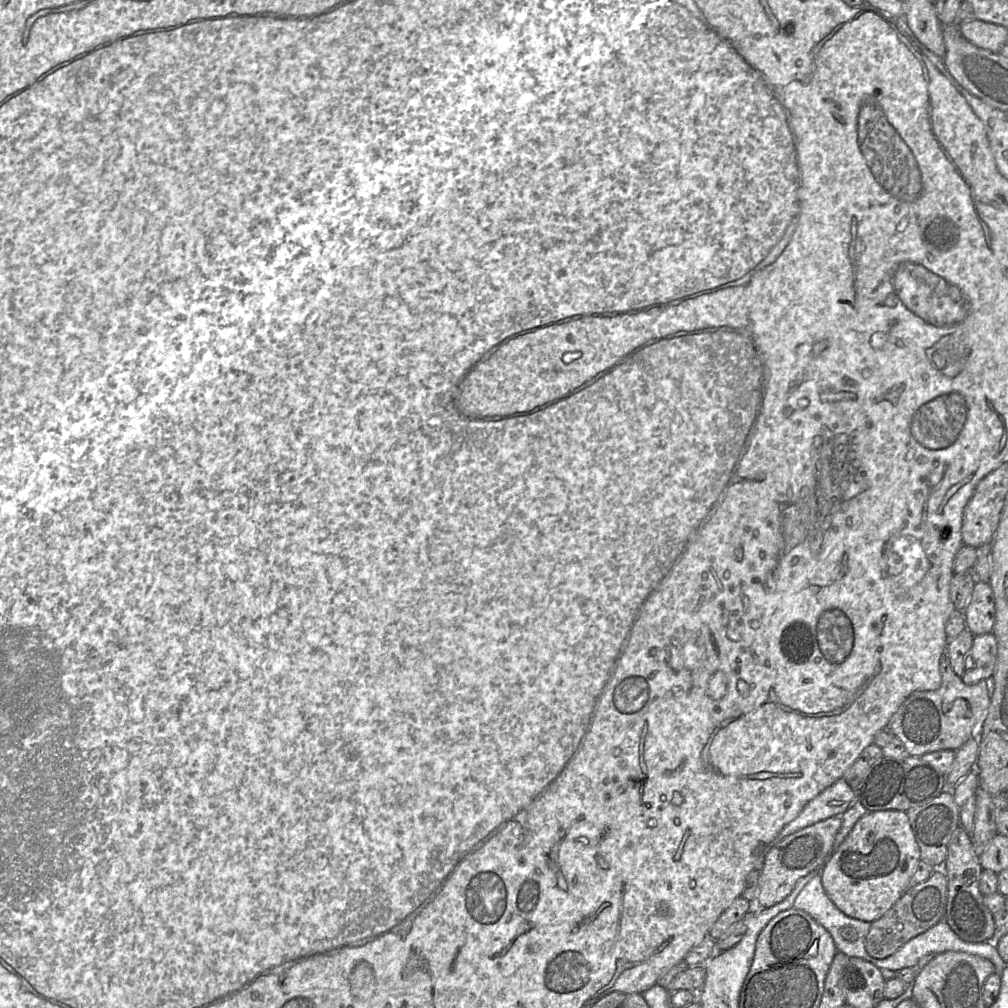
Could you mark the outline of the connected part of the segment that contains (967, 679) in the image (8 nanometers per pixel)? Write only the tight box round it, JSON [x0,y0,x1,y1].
[962,633,997,685]

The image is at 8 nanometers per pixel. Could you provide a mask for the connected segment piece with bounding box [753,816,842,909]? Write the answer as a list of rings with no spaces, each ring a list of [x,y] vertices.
[[[833,816],[788,835],[769,849],[760,871],[758,894],[753,905],[763,909],[781,902],[792,892],[800,878],[821,869],[834,851],[835,836],[841,825],[842,817]]]

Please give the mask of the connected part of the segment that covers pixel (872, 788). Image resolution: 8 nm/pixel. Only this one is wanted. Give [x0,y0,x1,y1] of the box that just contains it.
[856,756,946,812]

